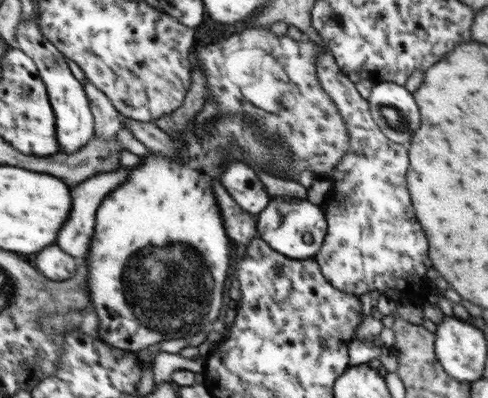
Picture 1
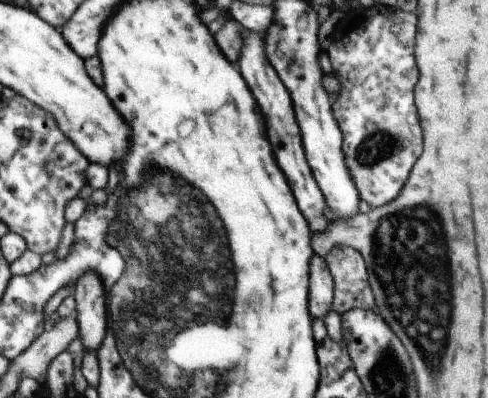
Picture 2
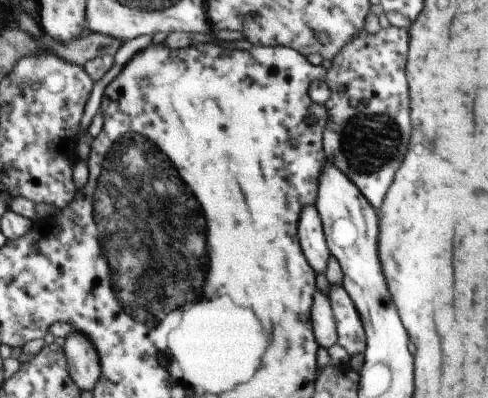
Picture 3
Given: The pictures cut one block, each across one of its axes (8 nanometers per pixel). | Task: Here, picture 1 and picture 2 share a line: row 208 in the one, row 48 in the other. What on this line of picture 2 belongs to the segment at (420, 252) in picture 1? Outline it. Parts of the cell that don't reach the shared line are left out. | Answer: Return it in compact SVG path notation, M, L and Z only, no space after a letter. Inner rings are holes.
M377 2L375 6L365 8L363 14L355 18L355 22L343 22L343 26L337 24L325 48L333 74L339 82L339 94L337 100L331 104L331 110L343 134L341 150L345 156L345 166L353 176L361 200L365 200L371 208L381 208L393 202L403 182L407 180L413 162L421 154L421 126L417 110L413 106L413 88L417 82L417 64L413 56L415 34L417 14L409 14L397 8L385 8Z

